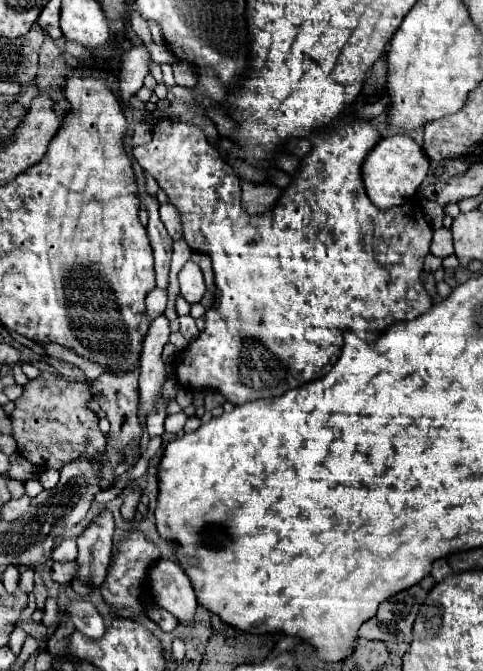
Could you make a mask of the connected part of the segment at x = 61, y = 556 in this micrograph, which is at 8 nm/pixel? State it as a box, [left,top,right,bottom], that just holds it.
[52,539,77,561]

